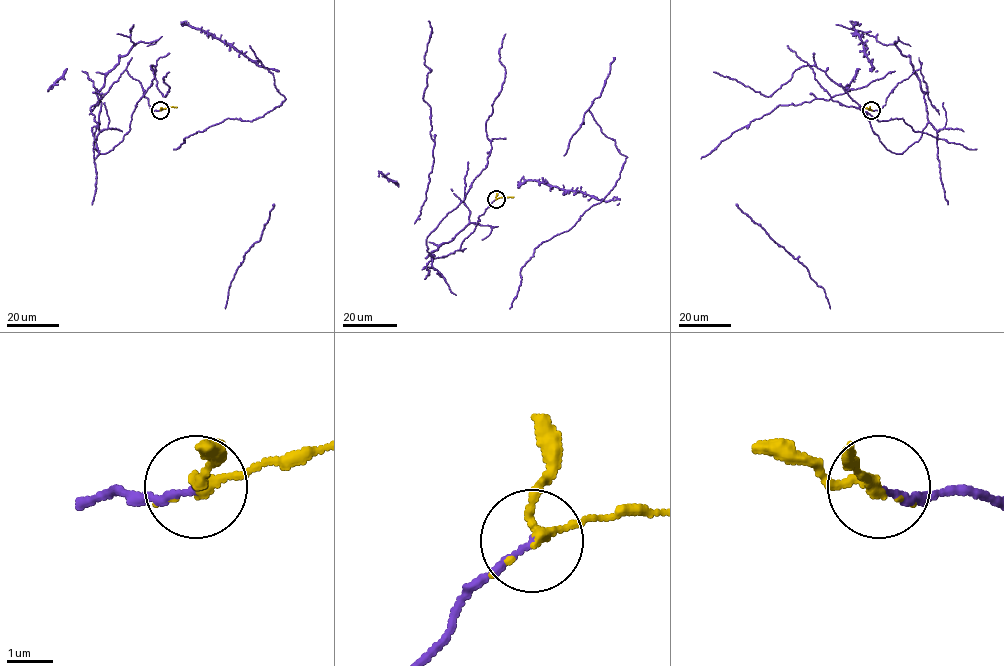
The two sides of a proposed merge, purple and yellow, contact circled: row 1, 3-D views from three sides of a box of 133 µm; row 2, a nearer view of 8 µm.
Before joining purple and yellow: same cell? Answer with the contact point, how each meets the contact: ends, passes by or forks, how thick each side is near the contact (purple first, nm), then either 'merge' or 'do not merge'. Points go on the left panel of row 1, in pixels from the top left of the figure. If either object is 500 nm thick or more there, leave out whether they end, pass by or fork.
place (160, 110); purple ends; yellow passes by; calibres 140 and 190 nm; merge

